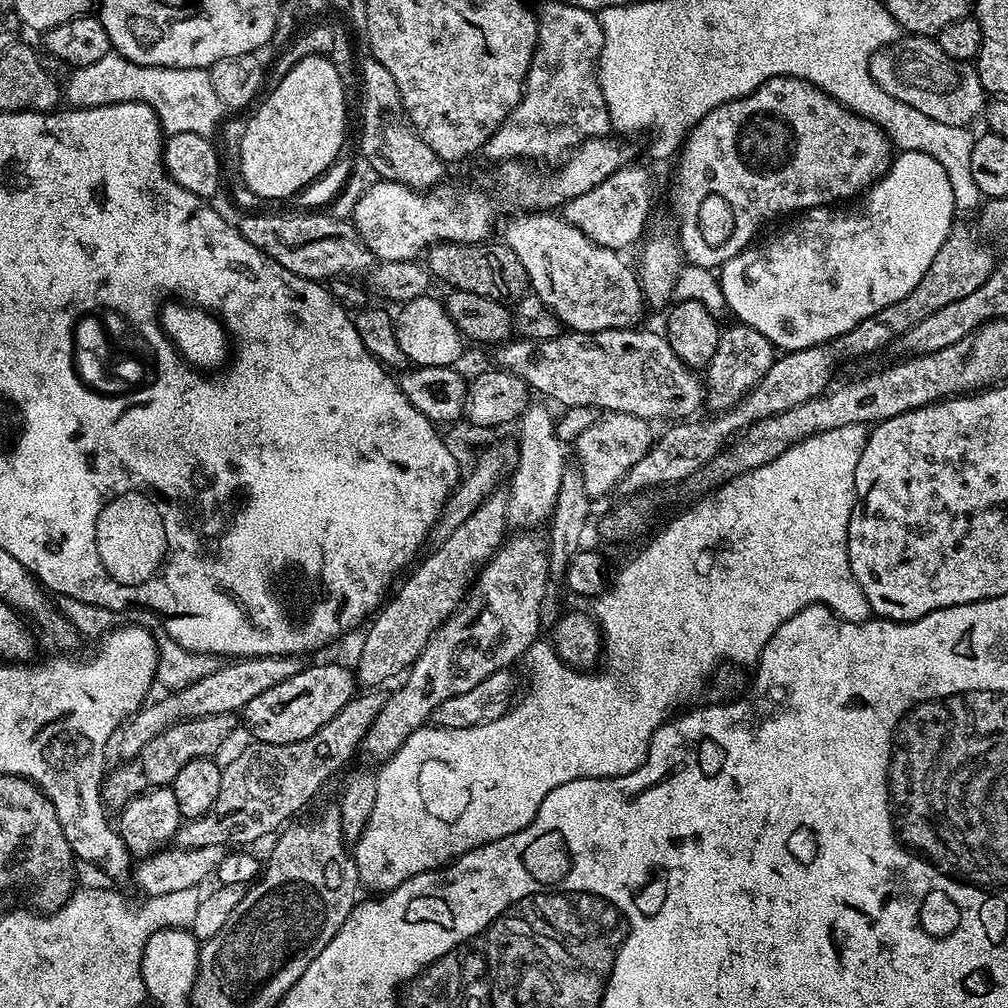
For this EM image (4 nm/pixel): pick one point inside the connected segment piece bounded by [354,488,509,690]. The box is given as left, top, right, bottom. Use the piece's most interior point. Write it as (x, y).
(400, 630)

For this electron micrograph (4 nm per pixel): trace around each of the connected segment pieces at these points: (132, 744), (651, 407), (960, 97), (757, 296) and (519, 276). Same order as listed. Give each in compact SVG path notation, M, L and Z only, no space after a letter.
M258 656L243 657L227 663L222 670L194 682L185 690L167 693L165 697L143 705L130 719L125 721L118 734L118 746L121 759L132 759L137 756L162 730L182 720L192 720L194 717L231 715L241 711L258 694L270 690L286 678L293 677L304 667L303 661L295 656Z
M643 327L602 330L601 332L565 331L552 340L526 340L523 338L505 342L495 349L501 369L513 372L527 382L529 389L541 392L557 400L565 409L576 406L596 406L605 413L621 412L637 416L649 422L657 422L663 416L692 418L705 403L705 385L693 369L686 367L668 345L667 335L643 332Z
M906 34L906 42L899 39L884 48L879 48L868 62L868 73L879 88L886 90L886 94L906 102L906 106L914 106L914 110L922 110L922 114L934 118L934 122L946 122L946 126L962 128L971 125L971 120L979 121L986 107L986 93L975 67L969 61L954 58L946 58L944 62L944 54L940 60L930 58L928 50L920 46L928 39L926 36Z
M900 152L888 167L888 173L880 177L863 193L860 202L860 208L825 206L811 209L807 214L801 215L797 219L801 219L797 224L790 225L777 240L768 240L765 244L753 243L751 246L743 248L734 258L730 258L718 272L720 289L724 295L727 311L733 312L736 315L733 317L739 323L749 324L751 328L758 330L758 334L766 334L768 341L777 349L797 352L799 348L812 348L816 344L827 344L841 336L843 332L850 331L858 322L874 315L878 310L906 298L910 294L910 290L914 290L914 286L918 286L918 282L922 282L926 270L930 270L930 262L934 262L938 250L948 240L948 233L953 231L952 216L954 217L956 207L954 206L954 194L950 190L950 178L946 174L946 170L942 170L942 166L938 166L938 162L934 162L934 158L930 158L930 154Z
M444 242L433 244L426 253L426 267L433 277L436 276L449 289L470 294L482 294L482 298L515 302L529 295L530 285L526 266L518 262L518 254L510 250L503 242L485 242L483 244L459 244Z

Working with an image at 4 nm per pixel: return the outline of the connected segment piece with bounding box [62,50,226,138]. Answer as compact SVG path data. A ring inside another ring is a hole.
M115 50L108 52L106 58L98 58L98 62L90 66L73 67L67 80L63 81L62 96L65 101L69 100L72 108L101 108L107 104L145 104L150 106L150 110L154 110L154 114L160 119L161 129L168 136L193 132L199 136L215 137L216 127L226 114L226 107L214 90L209 69L146 66L127 60Z

